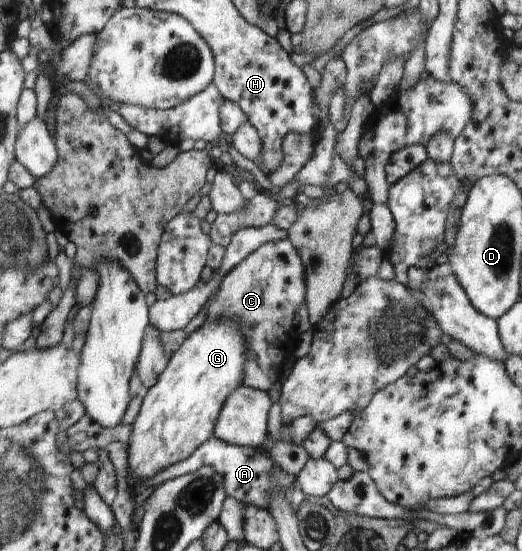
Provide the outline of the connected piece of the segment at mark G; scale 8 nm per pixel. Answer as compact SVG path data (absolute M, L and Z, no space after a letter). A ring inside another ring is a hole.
M223 319L219 323L207 321L186 337L182 346L170 357L157 383L145 393L138 417L131 425L133 431L126 446L127 471L131 485L135 489L135 496L148 487L147 479L187 459L201 444L211 439L225 399L237 387L244 385L245 361L247 361L247 343L235 319Z

